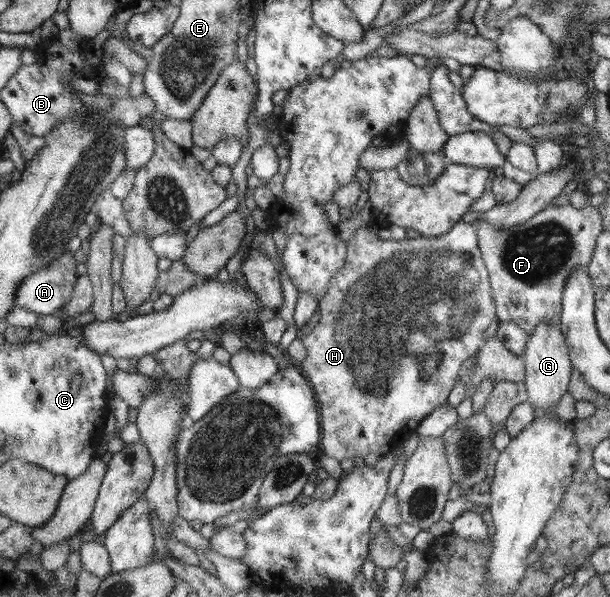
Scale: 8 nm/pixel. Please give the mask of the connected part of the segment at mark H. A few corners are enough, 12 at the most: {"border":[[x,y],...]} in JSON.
{"border":[[473,223],[368,227],[299,370],[318,453],[385,456],[496,305]]}

